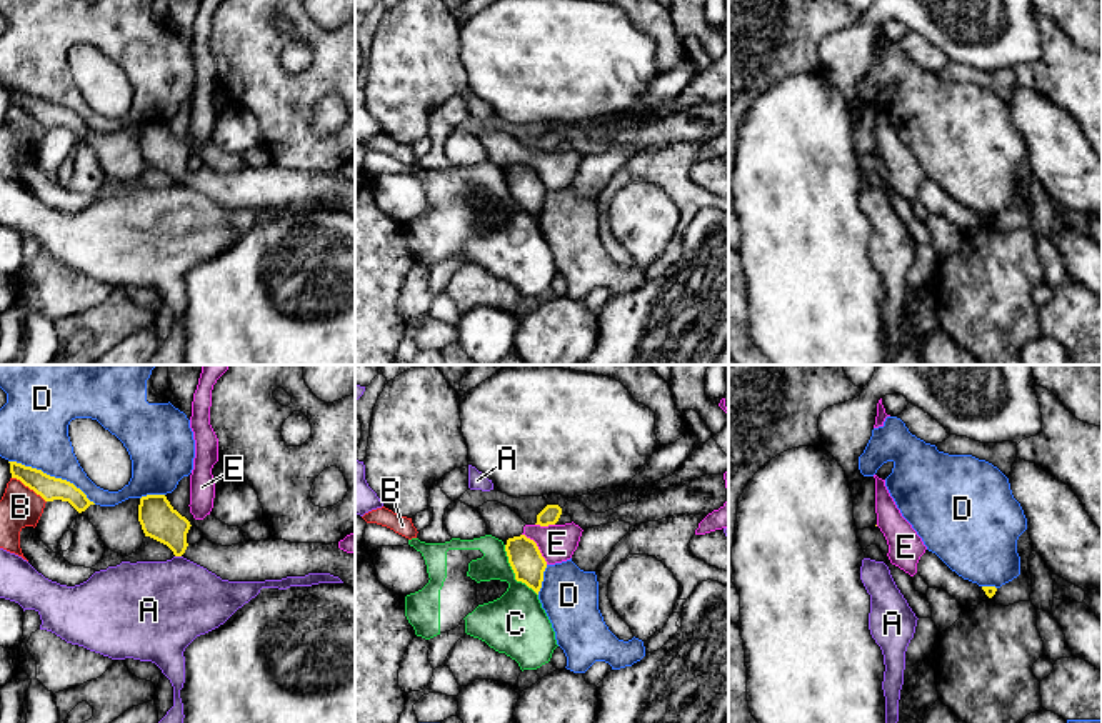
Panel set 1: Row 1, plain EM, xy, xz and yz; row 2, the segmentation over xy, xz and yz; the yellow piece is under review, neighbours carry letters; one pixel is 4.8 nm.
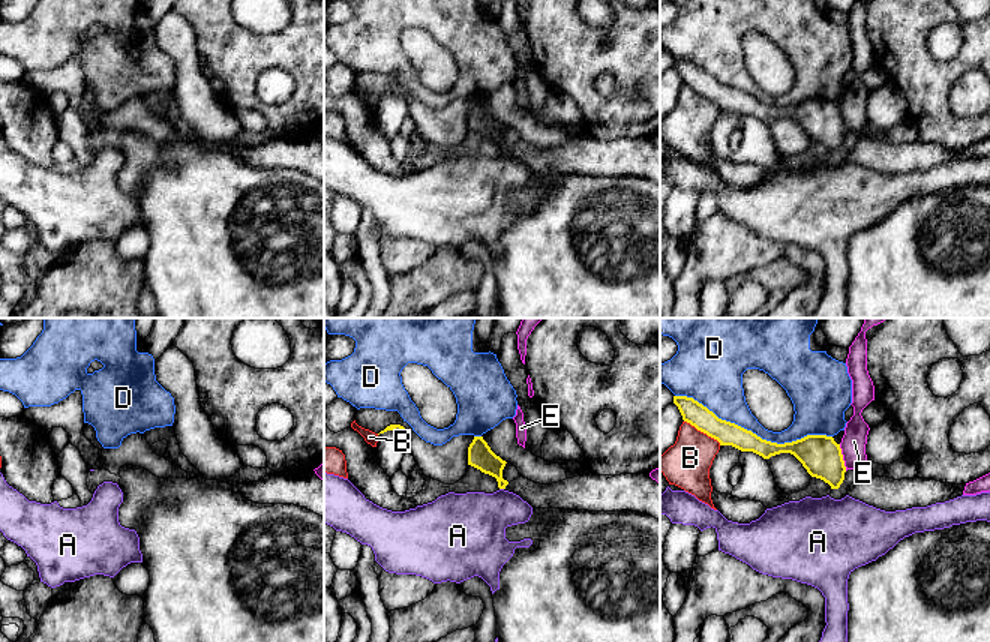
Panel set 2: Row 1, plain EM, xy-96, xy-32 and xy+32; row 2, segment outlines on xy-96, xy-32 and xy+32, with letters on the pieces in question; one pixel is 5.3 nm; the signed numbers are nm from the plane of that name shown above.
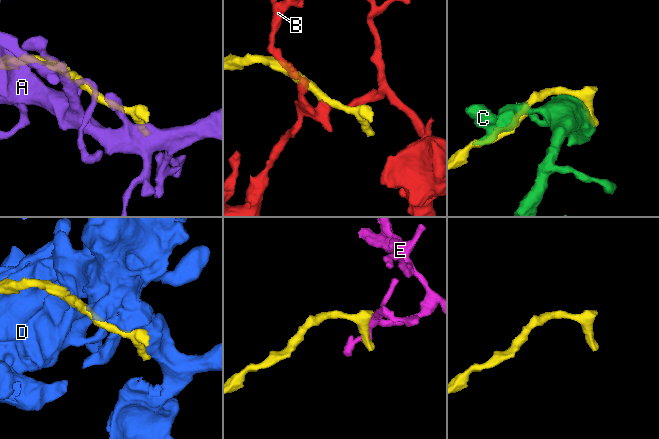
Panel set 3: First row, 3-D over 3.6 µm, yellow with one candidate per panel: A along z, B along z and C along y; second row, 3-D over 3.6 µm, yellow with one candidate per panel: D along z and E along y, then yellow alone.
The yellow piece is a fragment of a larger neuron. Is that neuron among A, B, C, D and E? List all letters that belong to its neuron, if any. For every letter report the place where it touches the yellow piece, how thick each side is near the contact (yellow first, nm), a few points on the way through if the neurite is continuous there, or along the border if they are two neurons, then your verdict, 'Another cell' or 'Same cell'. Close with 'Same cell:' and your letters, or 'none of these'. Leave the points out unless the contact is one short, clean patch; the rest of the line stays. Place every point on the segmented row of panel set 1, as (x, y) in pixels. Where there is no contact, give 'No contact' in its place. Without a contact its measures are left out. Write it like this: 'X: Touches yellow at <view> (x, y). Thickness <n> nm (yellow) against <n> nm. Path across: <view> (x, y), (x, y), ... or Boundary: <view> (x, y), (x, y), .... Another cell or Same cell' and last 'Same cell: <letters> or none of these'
A: Touches yellow at xy (179, 555). Thickness 180 nm (yellow) against 420 nm. Another cell
B: Touches yellow at xy (29, 487). Thickness 120 nm (yellow) against 200 nm. Boundary: xy (12, 477), (19, 478), (45, 502). Another cell
C: Touches yellow at xz (514, 572). Thickness 160 nm (yellow) against 300 nm. Another cell
D: Touches yellow at xy (52, 477). Thickness 120 nm (yellow) against 340 nm. Another cell
E: Touches yellow at xz (537, 547). Thickness 160 nm (yellow) against 180 nm. Another cell
Same cell: none of these

